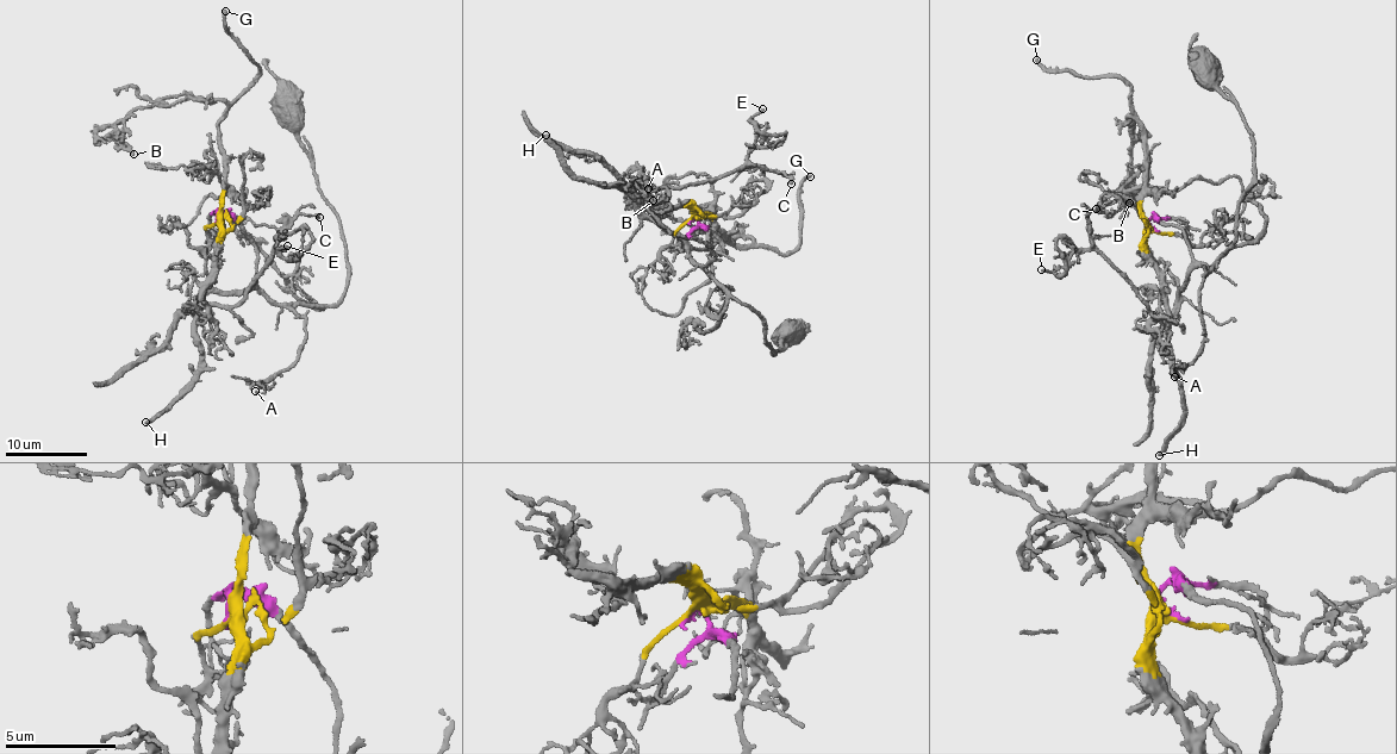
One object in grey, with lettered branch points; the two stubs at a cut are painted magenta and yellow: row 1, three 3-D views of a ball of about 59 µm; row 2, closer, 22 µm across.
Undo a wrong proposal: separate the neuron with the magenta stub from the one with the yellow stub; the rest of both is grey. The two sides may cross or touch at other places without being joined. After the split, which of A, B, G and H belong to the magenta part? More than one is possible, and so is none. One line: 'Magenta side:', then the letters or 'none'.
Magenta side: A

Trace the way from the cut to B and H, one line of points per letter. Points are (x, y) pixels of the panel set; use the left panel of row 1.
B: (218, 217), (224, 149), (218, 123), (226, 106), (219, 99), (135, 110), (123, 130), (133, 155)
H: (218, 217), (220, 247), (217, 269), (199, 307), (197, 380), (163, 413), (145, 422)

